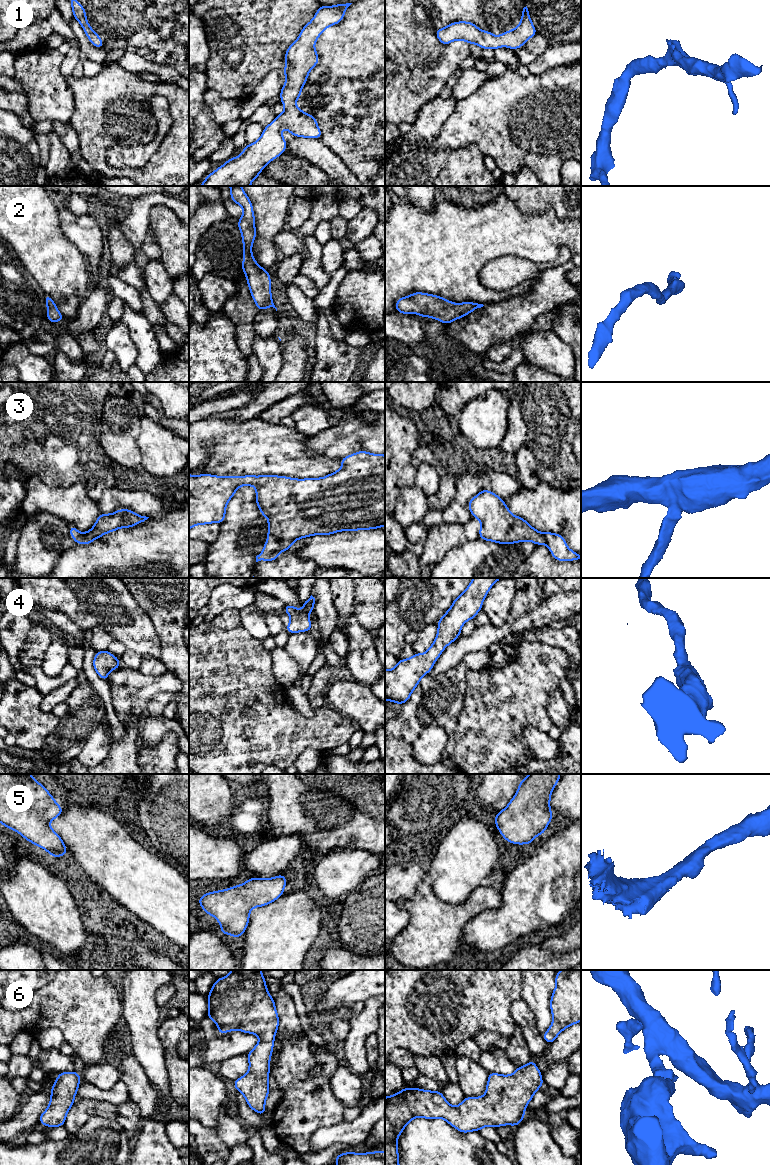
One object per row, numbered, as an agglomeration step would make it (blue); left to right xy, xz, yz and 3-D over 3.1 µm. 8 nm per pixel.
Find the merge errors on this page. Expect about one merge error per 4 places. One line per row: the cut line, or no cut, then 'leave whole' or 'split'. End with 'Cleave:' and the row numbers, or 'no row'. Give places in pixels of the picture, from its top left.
1: cut none; leave whole
2: cut none; leave whole
3: cut none; leave whole
4: cut none; leave whole
5: cut none; leave whole
6: cut none; leave whole
Cleave: no row

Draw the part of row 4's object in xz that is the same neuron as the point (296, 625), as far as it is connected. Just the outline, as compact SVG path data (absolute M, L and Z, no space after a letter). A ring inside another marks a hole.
M311 595L310 598L301 603L304 605L304 609L296 609L291 604L286 604L284 612L291 617L290 623L285 629L290 633L298 633L310 631L313 629L312 623L308 618L310 612L314 611L315 598Z

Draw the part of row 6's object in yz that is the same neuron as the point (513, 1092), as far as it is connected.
M531 1059L525 1066L516 1067L512 1075L489 1072L485 1095L482 1097L465 1097L459 1106L450 1105L440 1090L429 1091L418 1088L403 1088L400 1092L385 1097L385 1165L399 1165L397 1148L398 1136L414 1118L443 1118L452 1127L462 1133L480 1131L483 1127L500 1127L519 1125L525 1108L535 1092L543 1086L540 1070Z

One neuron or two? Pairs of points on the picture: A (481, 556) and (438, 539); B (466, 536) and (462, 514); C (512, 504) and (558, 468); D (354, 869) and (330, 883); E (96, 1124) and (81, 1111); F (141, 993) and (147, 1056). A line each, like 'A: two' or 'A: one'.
A: two
B: two
C: two
D: one
E: two
F: one

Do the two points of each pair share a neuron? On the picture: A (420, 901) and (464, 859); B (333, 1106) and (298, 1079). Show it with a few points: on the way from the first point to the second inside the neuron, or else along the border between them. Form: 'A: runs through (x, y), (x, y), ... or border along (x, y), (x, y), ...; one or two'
A: border along (428, 879), (433, 892), (440, 899), (451, 904); two
B: runs through (324, 1105), (307, 1088); one

